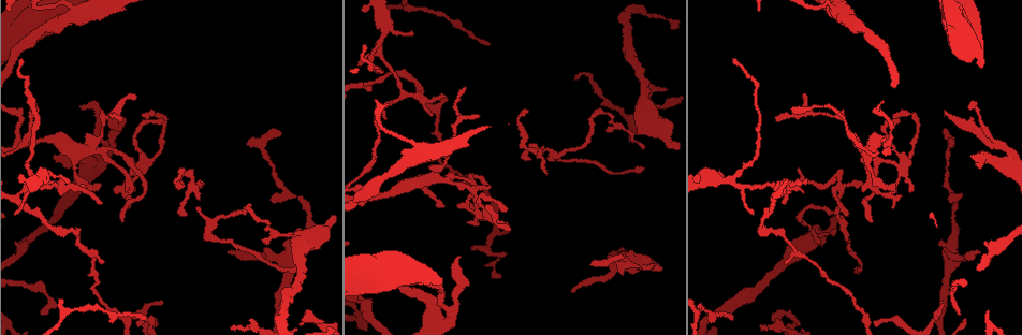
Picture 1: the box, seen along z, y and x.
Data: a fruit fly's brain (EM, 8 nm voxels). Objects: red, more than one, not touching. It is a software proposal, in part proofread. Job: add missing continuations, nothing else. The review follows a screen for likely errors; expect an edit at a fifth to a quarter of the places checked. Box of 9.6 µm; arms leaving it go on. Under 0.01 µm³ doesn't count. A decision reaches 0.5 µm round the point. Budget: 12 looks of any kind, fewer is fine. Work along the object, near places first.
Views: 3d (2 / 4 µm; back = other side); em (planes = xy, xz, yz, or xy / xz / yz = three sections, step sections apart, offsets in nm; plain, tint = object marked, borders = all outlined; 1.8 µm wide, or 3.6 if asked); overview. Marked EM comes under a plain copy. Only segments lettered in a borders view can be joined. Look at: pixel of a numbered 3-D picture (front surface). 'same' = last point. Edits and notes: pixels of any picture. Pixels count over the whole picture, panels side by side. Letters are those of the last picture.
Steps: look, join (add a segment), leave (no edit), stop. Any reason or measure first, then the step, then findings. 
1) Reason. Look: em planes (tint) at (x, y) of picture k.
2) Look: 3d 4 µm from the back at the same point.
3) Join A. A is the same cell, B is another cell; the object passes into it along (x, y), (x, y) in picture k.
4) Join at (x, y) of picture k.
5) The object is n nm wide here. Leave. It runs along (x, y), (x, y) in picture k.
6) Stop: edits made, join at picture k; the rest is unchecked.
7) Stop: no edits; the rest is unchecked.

An open end. Look: em xy step 16 (borders) at (863, 183) of picture 1.

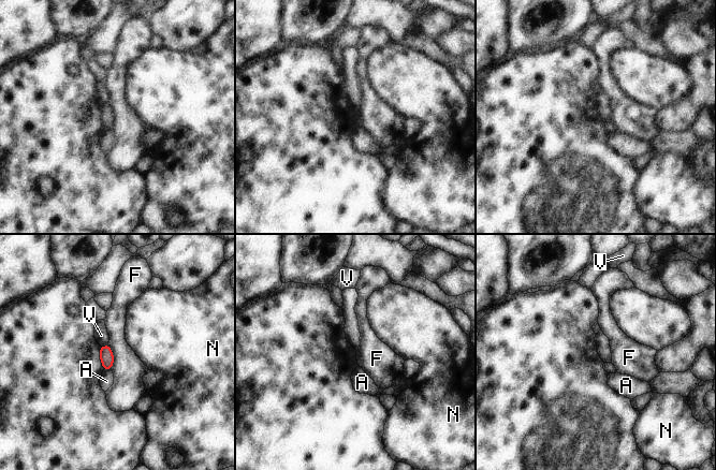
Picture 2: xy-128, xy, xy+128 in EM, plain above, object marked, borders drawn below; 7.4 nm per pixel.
Look: em planes (borders) at the same point.

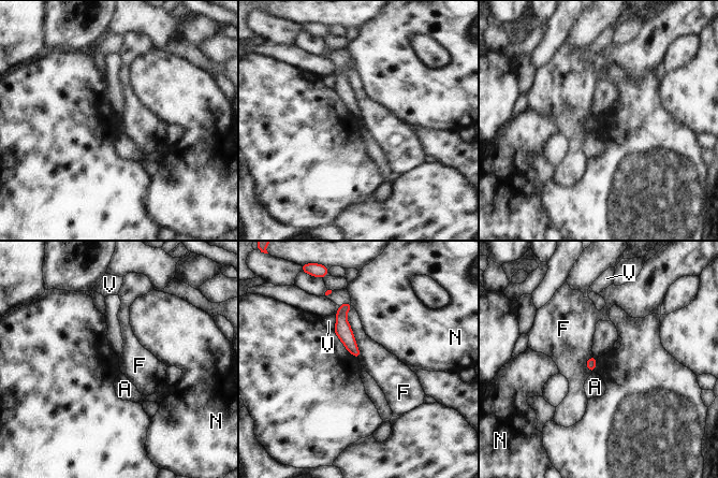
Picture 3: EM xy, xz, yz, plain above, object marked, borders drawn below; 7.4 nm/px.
Leave. A, F, N and V are other cells; it runs along (347, 305), (342, 330), (356, 353) in picture 3; none of them fits.

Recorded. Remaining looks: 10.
Free end. Look: 3d 2 µm at (101, 260) of picture 1.

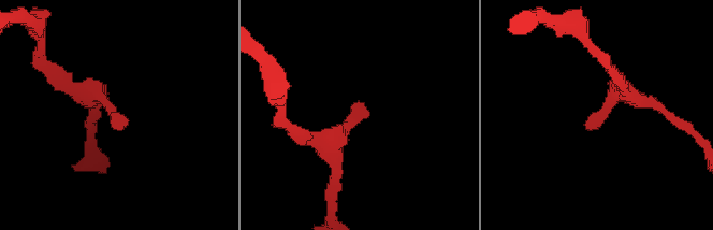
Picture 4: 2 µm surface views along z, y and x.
Need the tissue. Look: em xz step 16 (borders) at (362, 103) of picture 4.

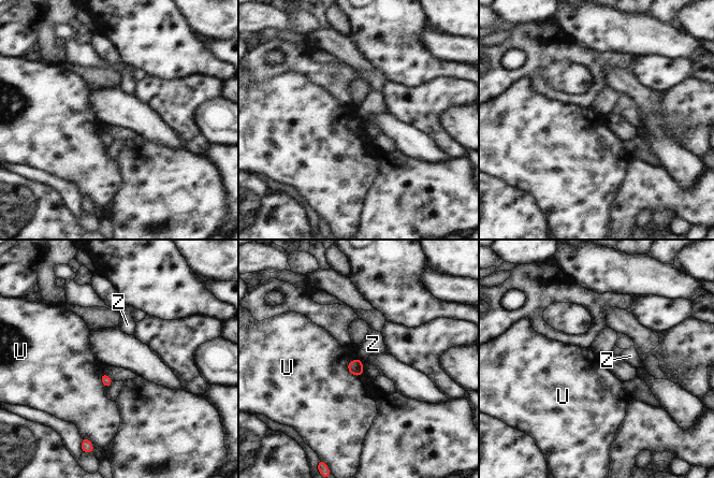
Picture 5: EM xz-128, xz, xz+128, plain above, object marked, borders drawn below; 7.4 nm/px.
Cut it another way. Look: em planes (borders) at the same point.

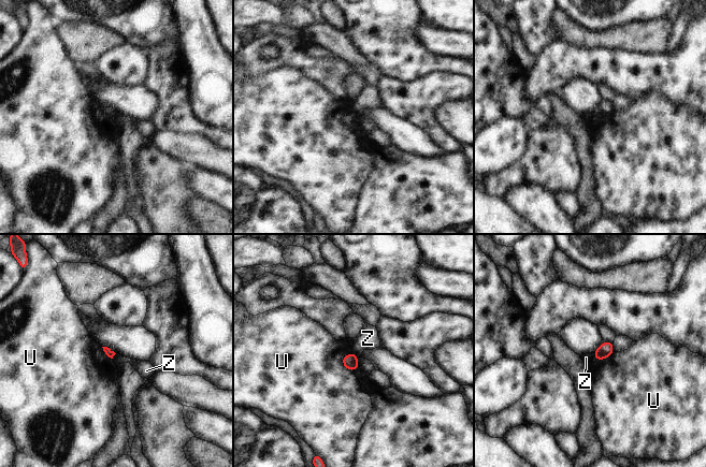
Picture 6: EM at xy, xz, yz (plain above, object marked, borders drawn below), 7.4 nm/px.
Leave. U and Z are other cells; none of them fits.

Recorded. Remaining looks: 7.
Thin end. Look: em planes (borders) at (818, 240) of picture 1.

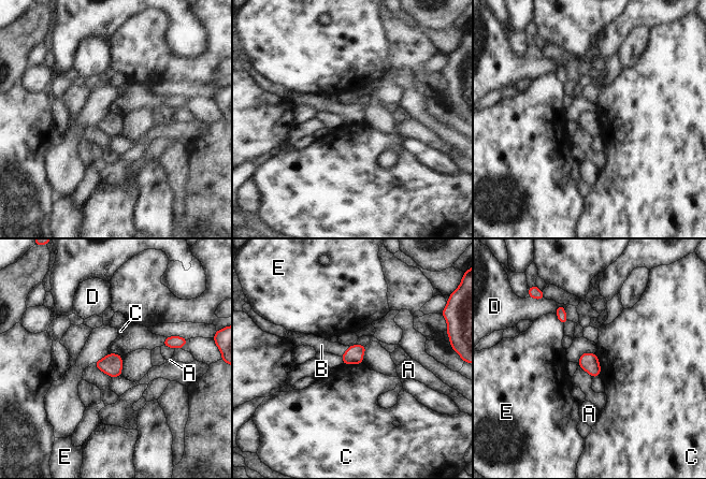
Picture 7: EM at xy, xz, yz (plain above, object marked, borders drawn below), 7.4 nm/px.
The object is 140 nm wide here; the longest contact is with C, 180 nm. Join B. B is the same cell, A, C, D and E are other cells; it goes on there.

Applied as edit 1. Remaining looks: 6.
Look: 3d 2 µm at (783, 313) of picture 1.

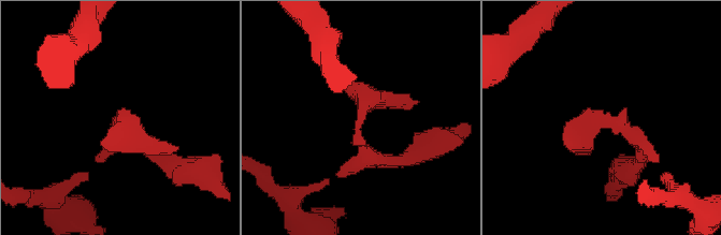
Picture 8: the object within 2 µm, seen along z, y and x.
Need the tissue. Look: em xy step 8 (tint) at (119, 123) of picture 8.

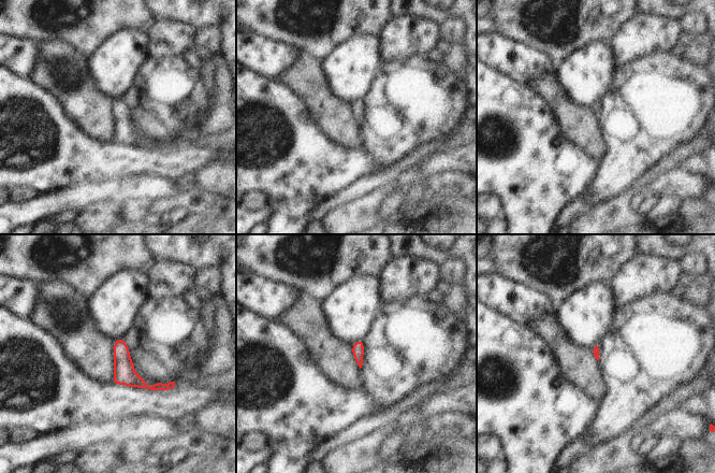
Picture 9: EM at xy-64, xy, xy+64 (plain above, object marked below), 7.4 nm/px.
Cut it another way. Look: em planes (borders) at the same point.

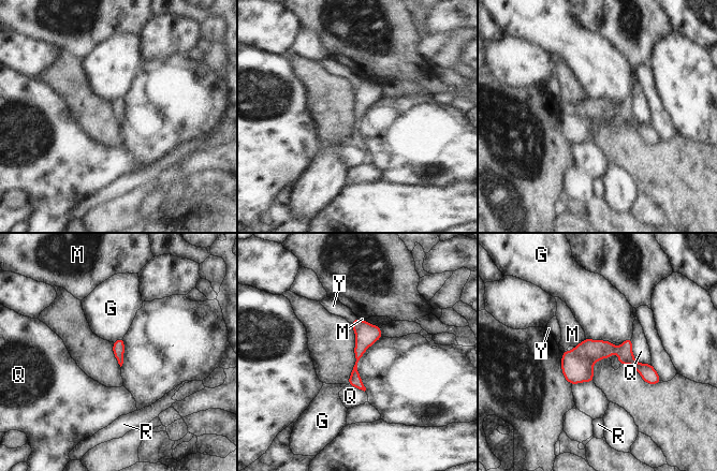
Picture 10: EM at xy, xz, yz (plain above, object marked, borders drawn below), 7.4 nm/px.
The object is 100 nm wide here. Leave. G, M, Q, R and Y are other cells; none of them fits.

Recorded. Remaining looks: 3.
Tapers out. Look: em yz step 16 (borders) at (622, 258) of picture 1.

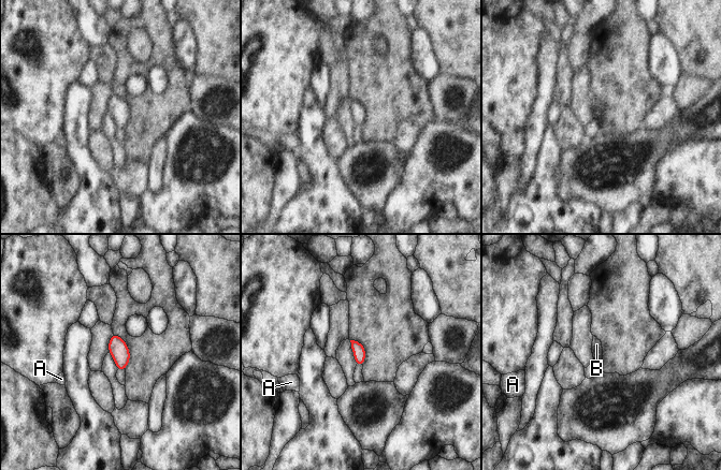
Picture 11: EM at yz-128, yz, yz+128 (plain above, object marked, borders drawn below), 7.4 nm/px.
Another direction. Look: em planes (borders) at the same point.

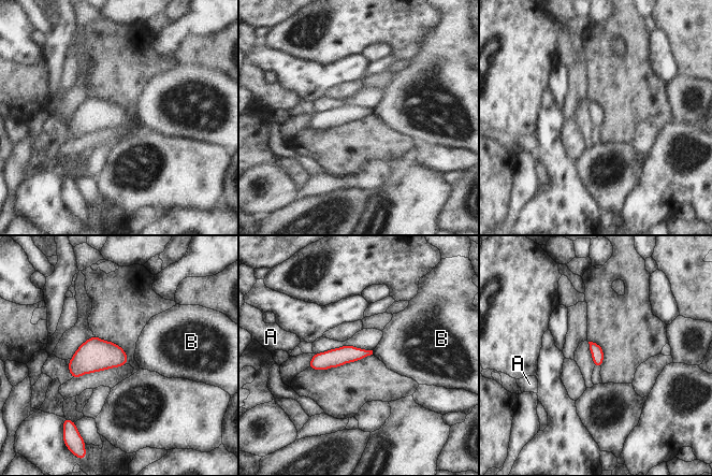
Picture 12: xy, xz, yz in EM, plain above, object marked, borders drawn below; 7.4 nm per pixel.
The object is 100 nm wide here. Leave. A and B are other cells; no lettered segment goes on from it.

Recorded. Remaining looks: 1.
Stop: edits made, join at picture 7; the rest is unchecked.

